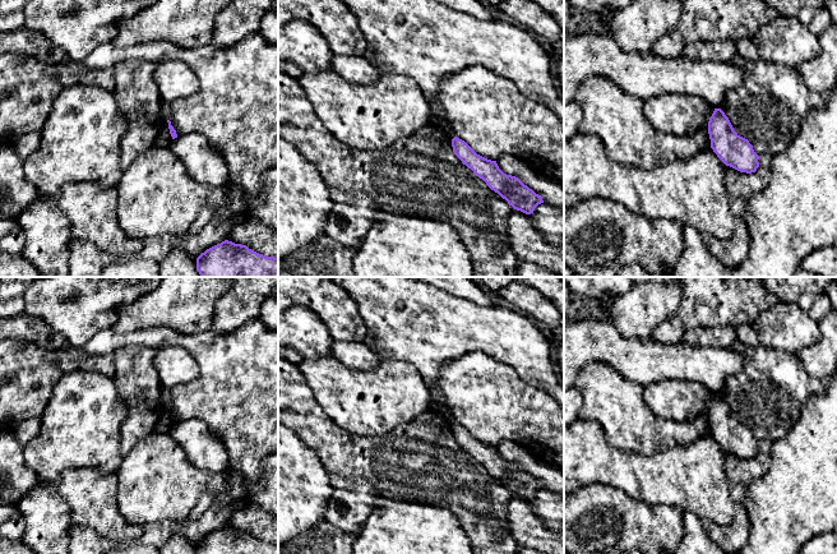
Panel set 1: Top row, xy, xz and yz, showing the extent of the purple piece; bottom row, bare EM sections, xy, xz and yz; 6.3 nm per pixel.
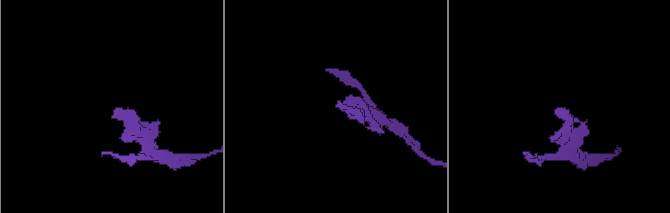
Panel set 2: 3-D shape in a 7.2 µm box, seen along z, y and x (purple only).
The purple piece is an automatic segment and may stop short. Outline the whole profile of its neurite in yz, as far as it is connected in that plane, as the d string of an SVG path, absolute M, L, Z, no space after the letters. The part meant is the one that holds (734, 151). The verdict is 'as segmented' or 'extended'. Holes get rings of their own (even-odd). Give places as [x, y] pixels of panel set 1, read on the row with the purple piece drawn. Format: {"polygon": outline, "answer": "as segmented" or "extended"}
{"polygon": "M715 109L708 121L711 148L726 165L740 172L752 174L759 167L759 156L748 139L740 137L721 109Z", "answer": "as segmented"}

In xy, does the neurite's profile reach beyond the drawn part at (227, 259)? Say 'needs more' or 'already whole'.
already whole

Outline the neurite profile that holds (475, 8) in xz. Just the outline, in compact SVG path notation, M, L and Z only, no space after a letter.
M435 0L449 8L467 13L477 19L493 20L495 19L490 10L480 0Z

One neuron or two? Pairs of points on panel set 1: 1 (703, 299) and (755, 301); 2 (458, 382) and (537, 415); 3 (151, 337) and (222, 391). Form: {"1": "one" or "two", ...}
{"1": "one", "2": "one", "3": "one"}

